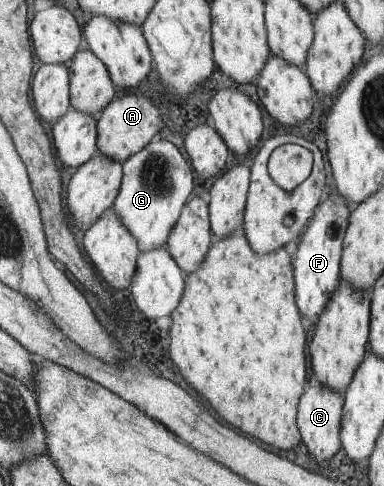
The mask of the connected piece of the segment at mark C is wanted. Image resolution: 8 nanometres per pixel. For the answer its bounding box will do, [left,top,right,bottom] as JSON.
[297,378,344,466]

